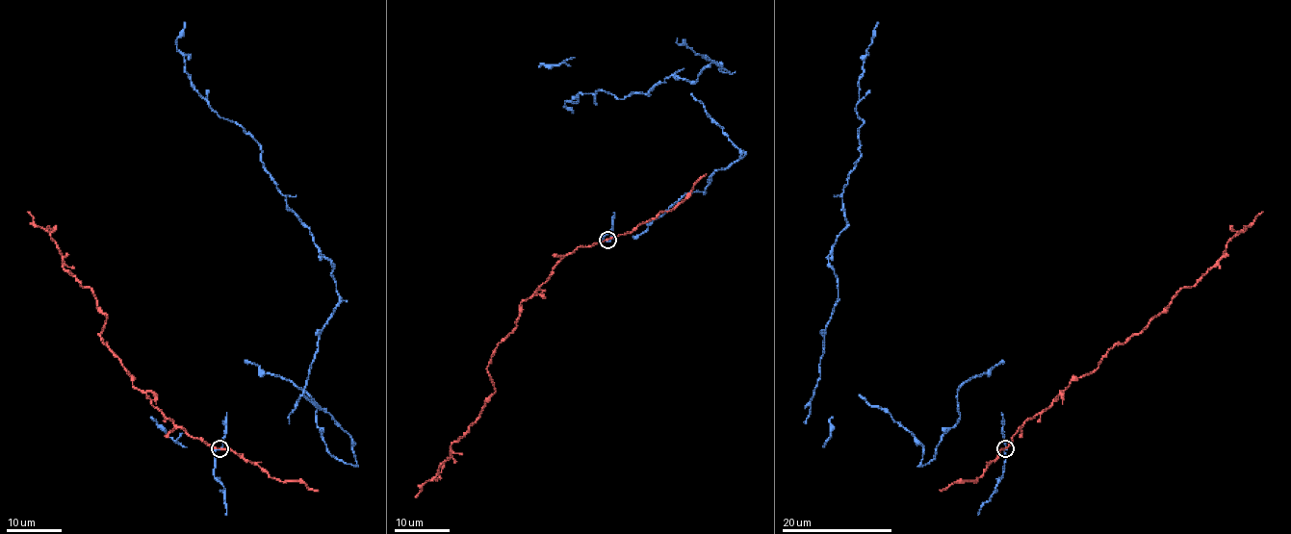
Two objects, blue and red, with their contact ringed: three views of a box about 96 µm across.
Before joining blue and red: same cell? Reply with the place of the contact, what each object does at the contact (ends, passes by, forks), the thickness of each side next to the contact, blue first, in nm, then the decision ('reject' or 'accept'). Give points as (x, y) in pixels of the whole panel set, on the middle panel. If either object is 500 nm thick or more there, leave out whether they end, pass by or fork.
place (607, 240); blue passes by; red passes by; calibres 200 and 150 nm; accept

